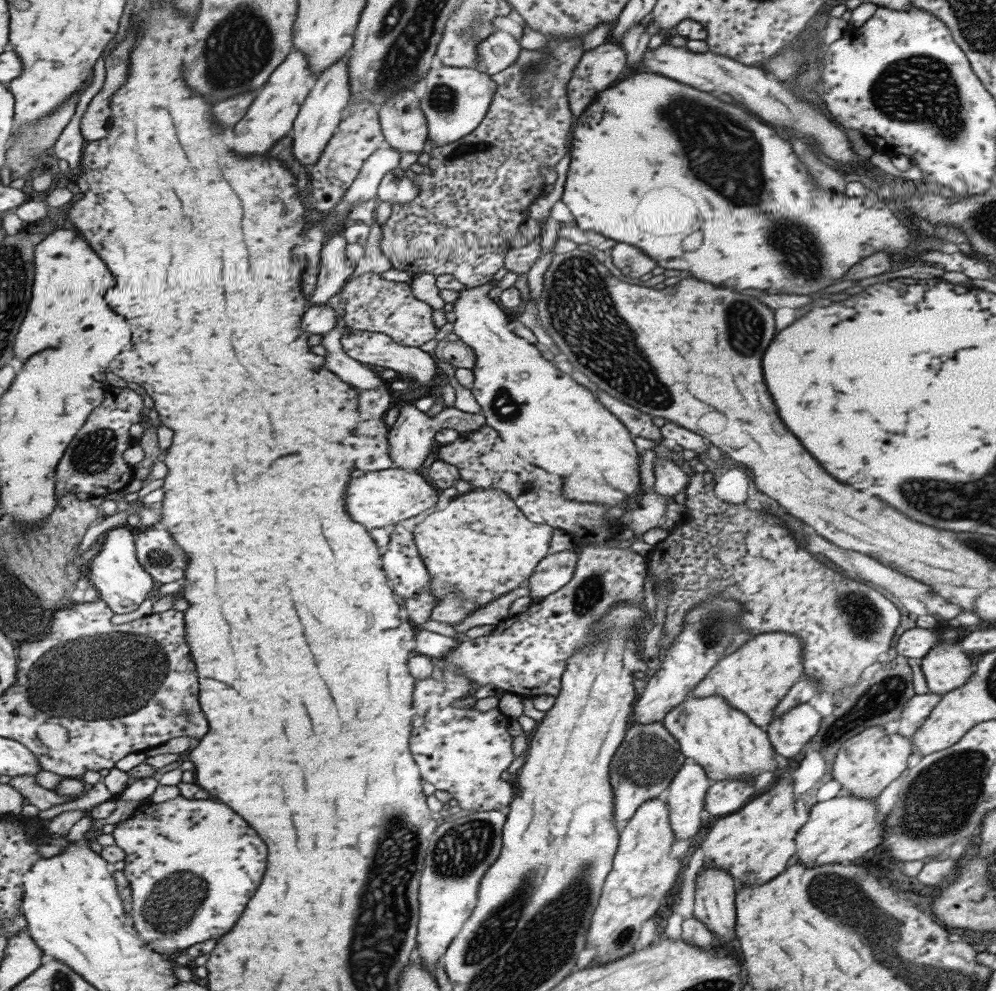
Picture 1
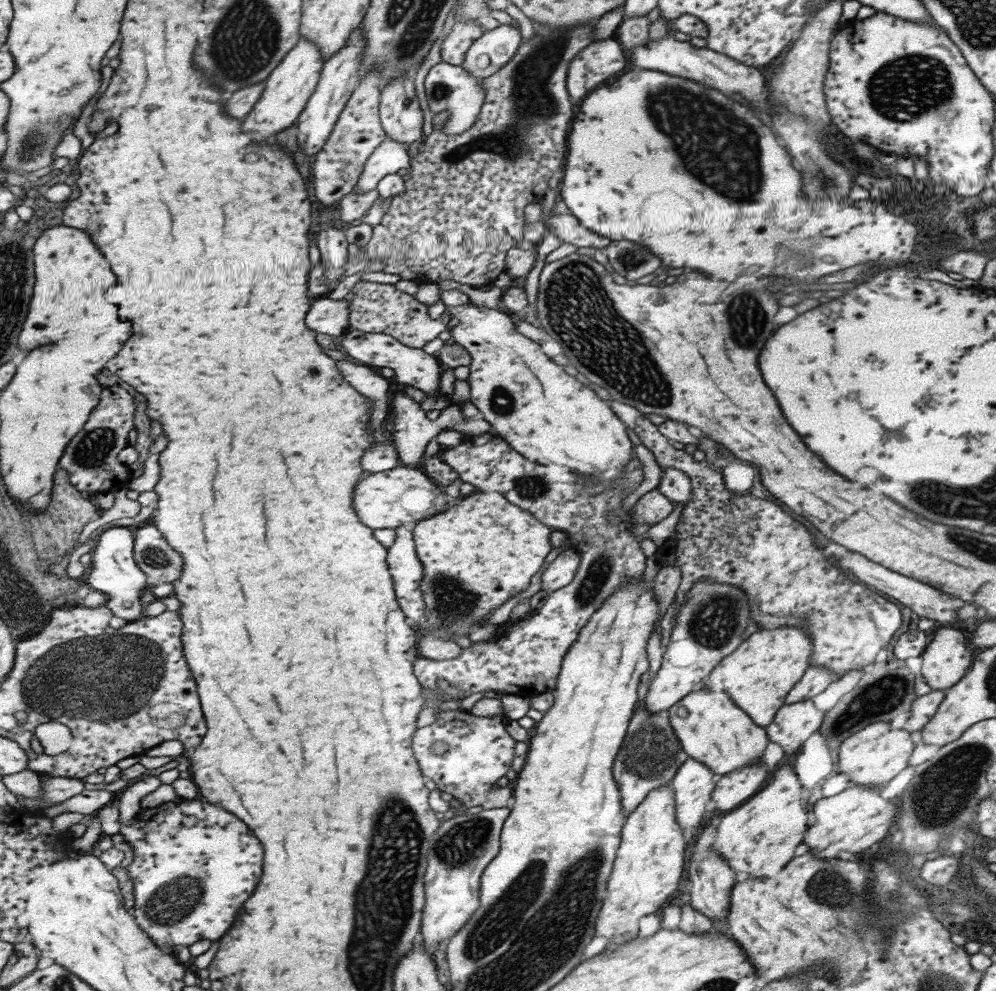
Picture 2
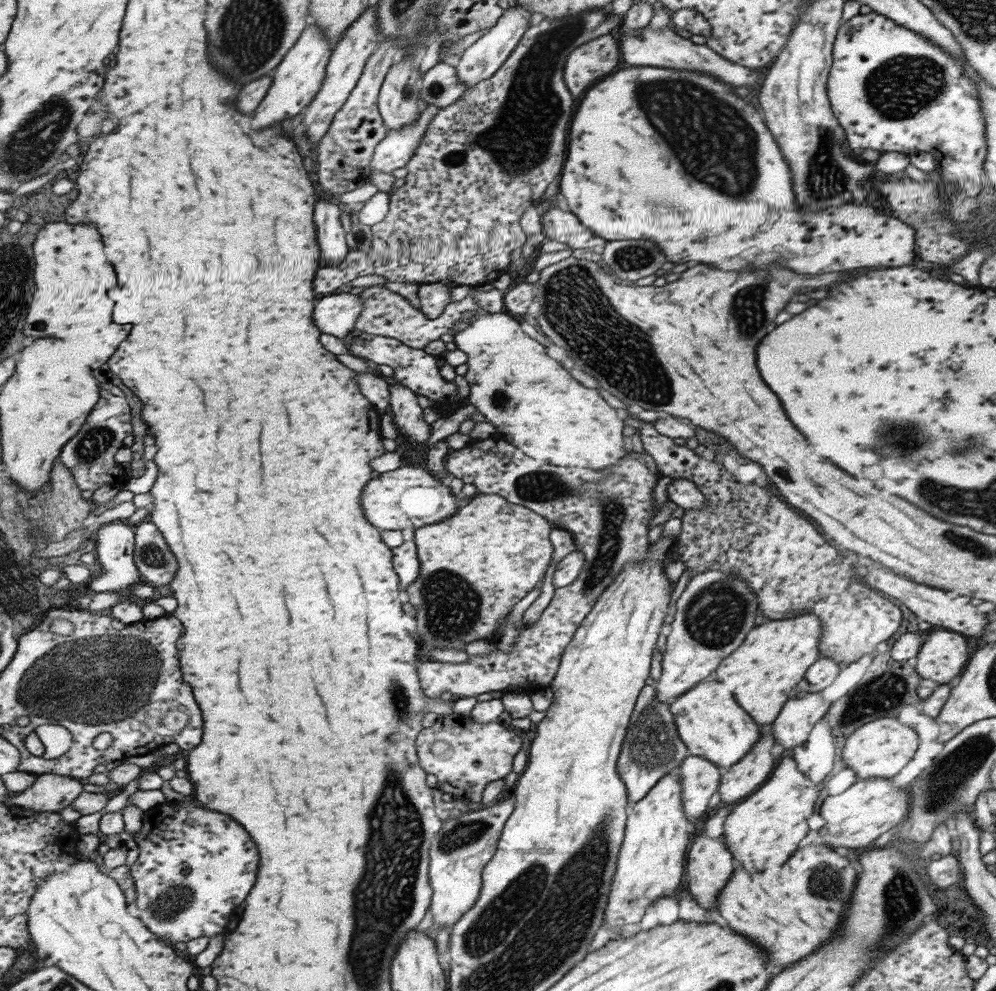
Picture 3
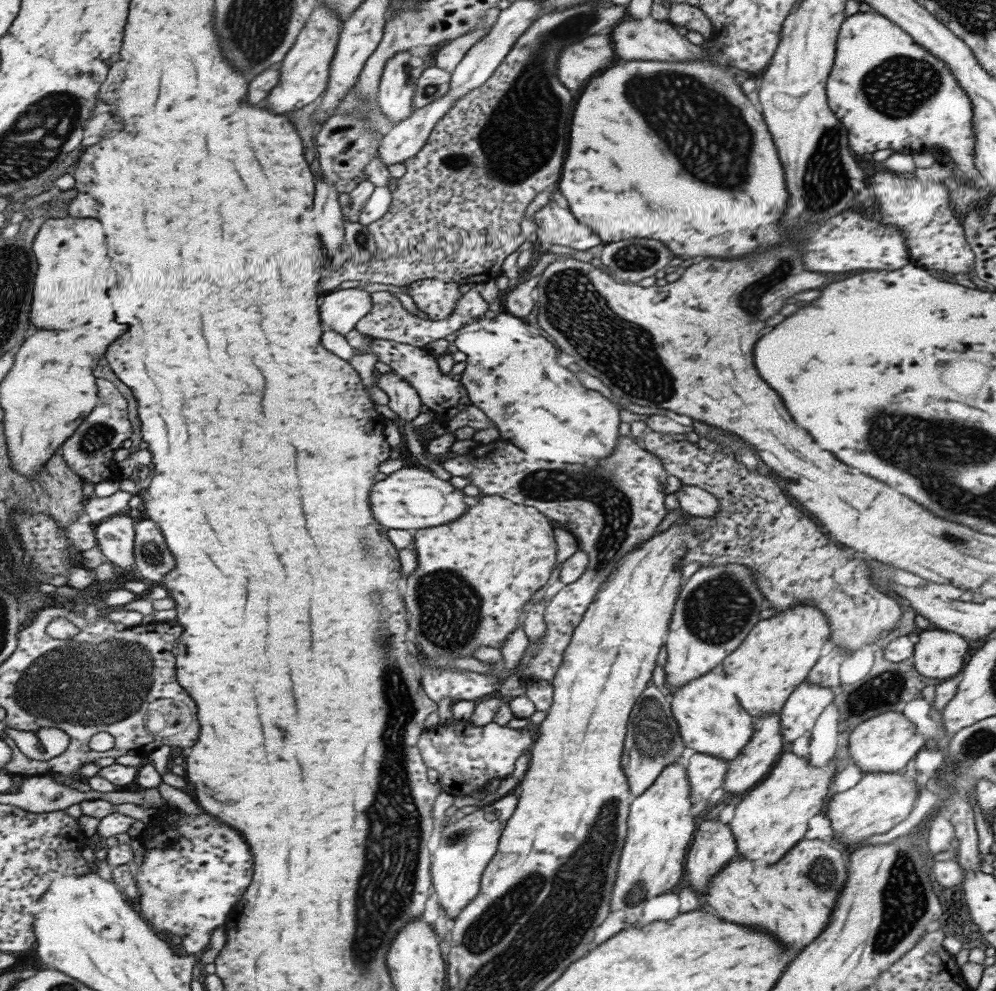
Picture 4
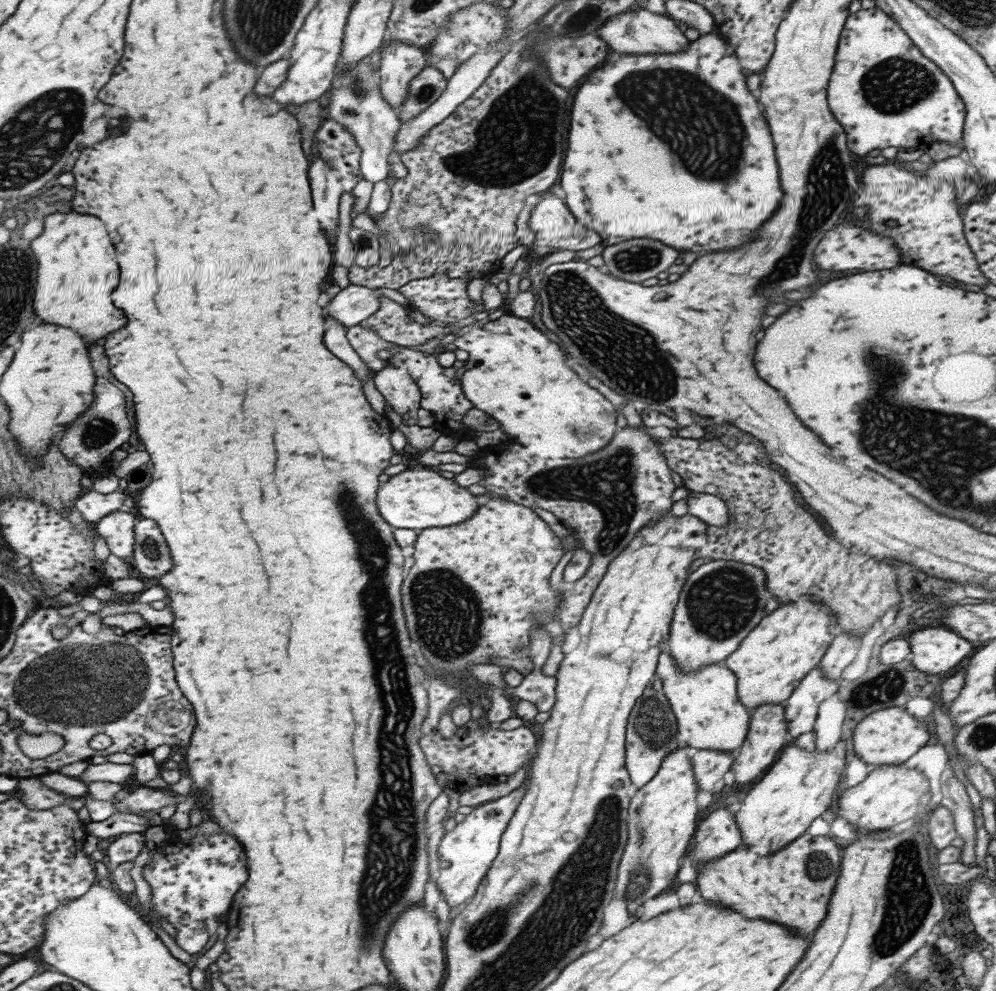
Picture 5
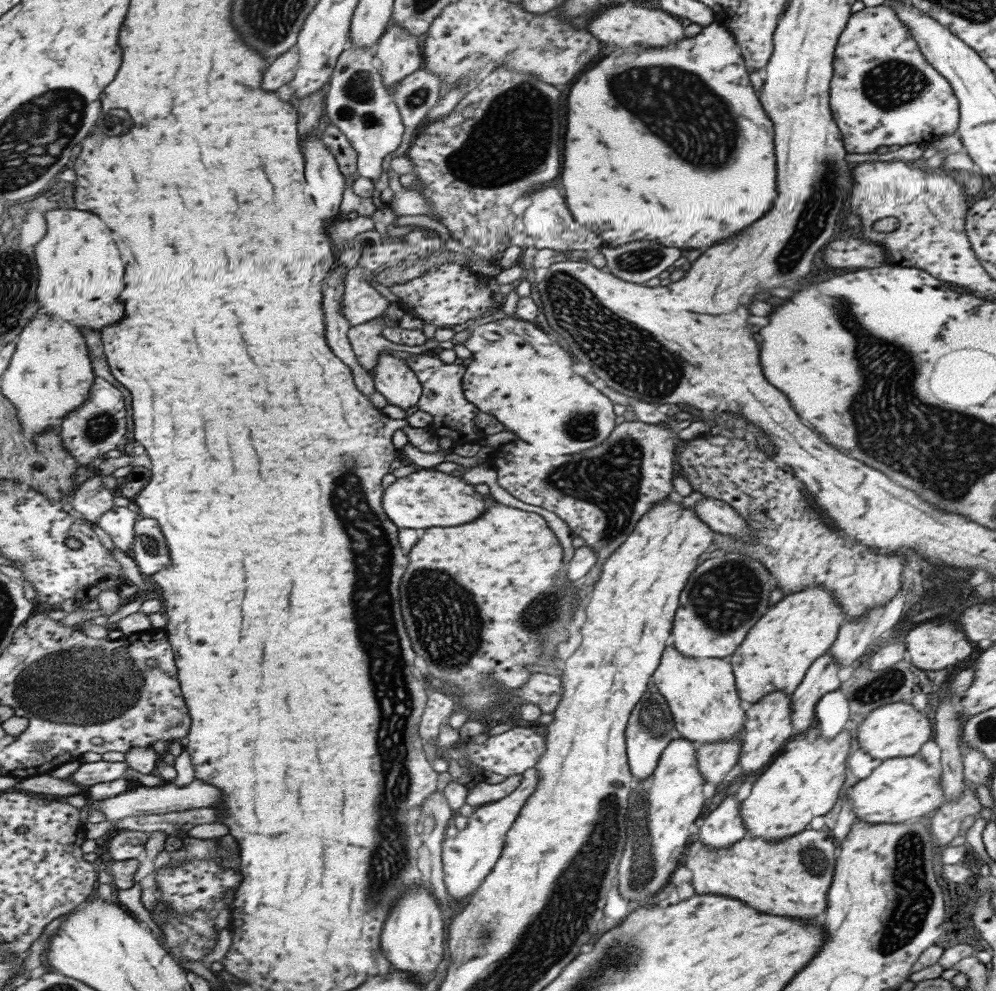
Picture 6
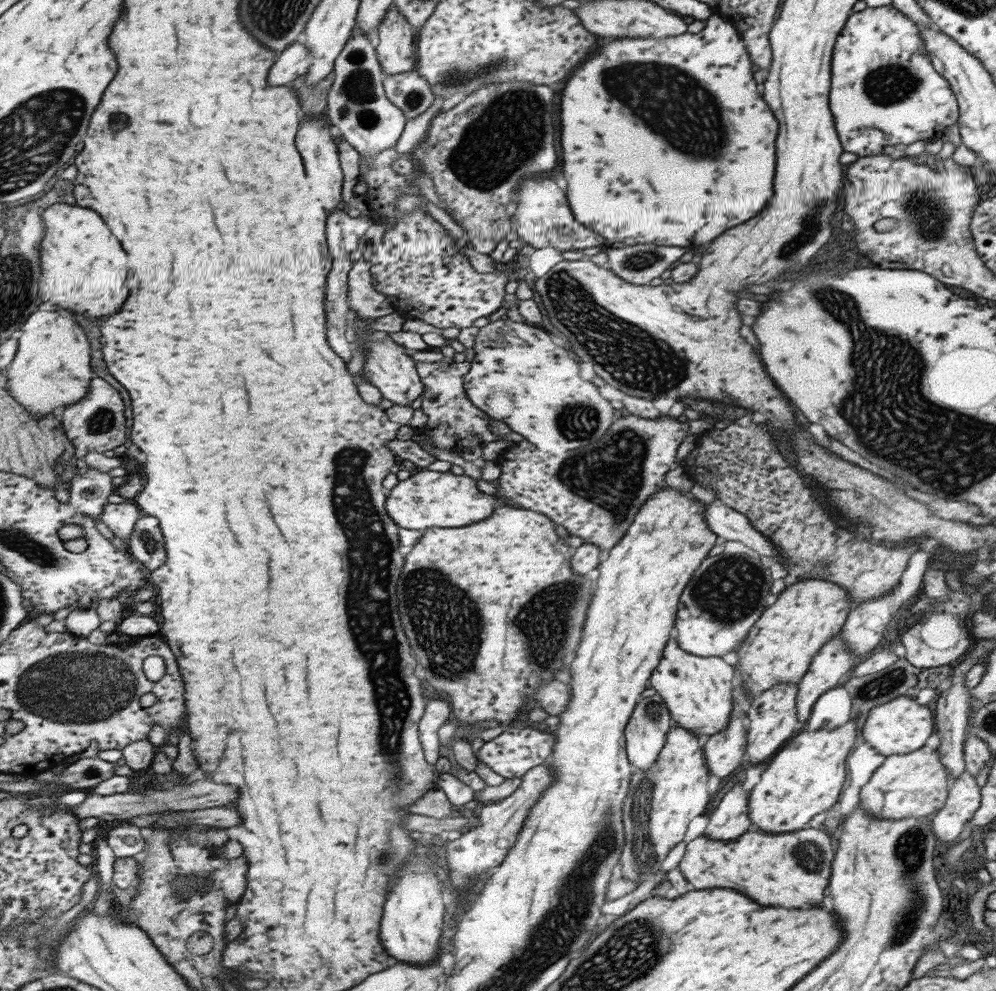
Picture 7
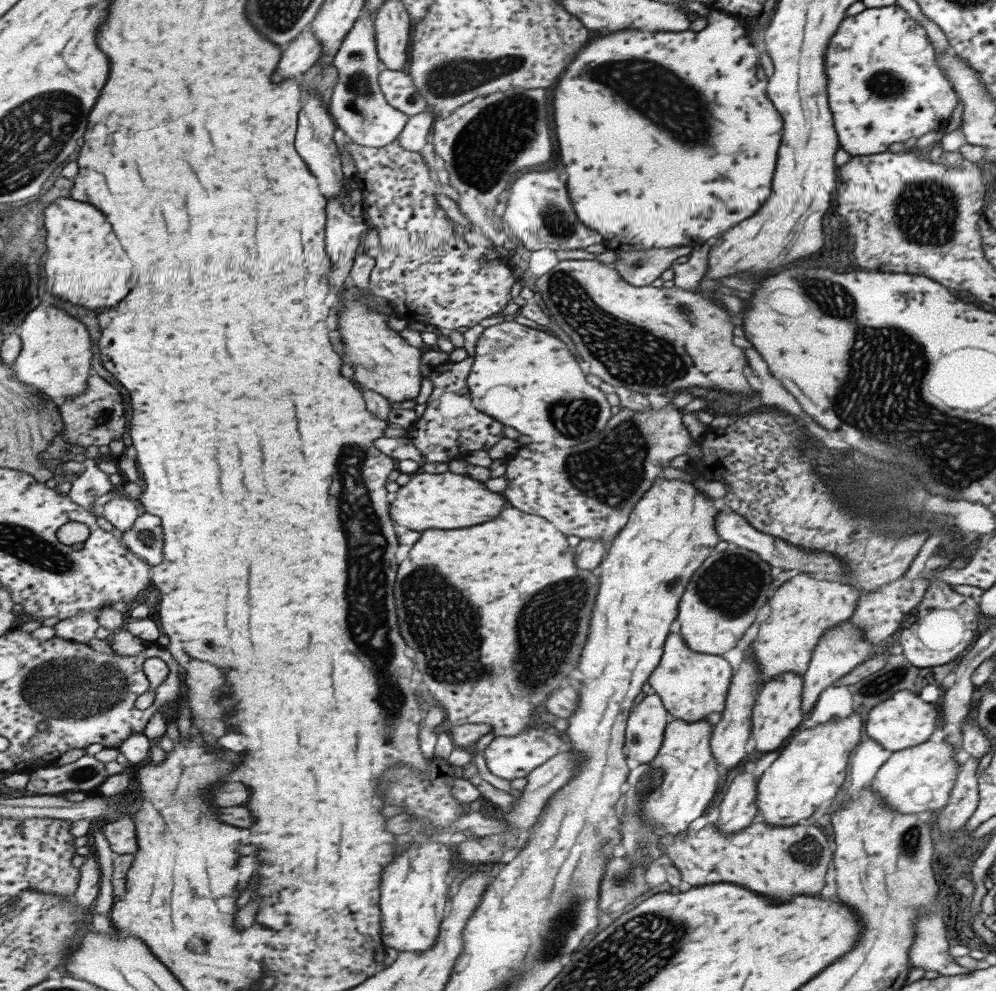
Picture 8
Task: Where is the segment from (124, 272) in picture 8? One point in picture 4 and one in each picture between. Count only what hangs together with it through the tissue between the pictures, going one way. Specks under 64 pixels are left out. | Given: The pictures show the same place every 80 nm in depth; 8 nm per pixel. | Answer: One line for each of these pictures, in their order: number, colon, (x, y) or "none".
4: (72, 291)
5: (79, 272)
6: (81, 272)
7: (85, 267)

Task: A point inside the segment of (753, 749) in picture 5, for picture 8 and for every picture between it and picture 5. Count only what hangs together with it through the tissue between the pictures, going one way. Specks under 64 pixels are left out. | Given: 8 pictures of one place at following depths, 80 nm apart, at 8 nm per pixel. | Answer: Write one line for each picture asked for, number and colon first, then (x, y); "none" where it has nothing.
6: (768, 724)
7: (771, 720)
8: (776, 712)

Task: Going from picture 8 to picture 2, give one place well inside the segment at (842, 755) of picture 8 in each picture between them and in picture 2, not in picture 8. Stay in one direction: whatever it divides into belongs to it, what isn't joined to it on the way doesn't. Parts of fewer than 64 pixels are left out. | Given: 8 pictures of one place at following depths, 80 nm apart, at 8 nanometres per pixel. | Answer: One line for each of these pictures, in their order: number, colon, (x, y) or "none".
2: (760, 835)
3: (760, 833)
4: (773, 816)
5: (798, 786)
6: (803, 780)
7: (804, 777)

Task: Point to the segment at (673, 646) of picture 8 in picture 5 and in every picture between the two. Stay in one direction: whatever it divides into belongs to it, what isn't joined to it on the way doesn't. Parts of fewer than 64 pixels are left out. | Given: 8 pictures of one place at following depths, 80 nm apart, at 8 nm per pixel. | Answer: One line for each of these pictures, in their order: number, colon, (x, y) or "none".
5: (709, 716)
6: (700, 693)
7: (697, 691)

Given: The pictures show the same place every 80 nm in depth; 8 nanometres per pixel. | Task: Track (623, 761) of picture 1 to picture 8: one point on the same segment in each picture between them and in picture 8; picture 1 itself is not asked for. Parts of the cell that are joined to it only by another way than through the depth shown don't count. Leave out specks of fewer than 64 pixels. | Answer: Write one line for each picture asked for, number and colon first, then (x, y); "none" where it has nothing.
2: (650, 753)
3: (651, 748)
4: (652, 741)
5: (651, 733)
6: (650, 727)
7: (648, 723)
8: (646, 721)

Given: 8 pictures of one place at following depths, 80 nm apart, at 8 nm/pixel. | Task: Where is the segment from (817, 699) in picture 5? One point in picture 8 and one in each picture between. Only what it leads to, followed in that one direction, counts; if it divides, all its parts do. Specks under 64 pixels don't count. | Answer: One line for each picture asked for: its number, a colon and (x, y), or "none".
6: (820, 678)
7: (827, 665)
8: (839, 649)

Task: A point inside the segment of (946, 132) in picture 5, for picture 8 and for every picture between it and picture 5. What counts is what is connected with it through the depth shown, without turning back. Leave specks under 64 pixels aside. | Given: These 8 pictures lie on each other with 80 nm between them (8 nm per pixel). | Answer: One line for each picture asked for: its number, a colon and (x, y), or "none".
6: (877, 66)
7: (883, 90)
8: (883, 85)

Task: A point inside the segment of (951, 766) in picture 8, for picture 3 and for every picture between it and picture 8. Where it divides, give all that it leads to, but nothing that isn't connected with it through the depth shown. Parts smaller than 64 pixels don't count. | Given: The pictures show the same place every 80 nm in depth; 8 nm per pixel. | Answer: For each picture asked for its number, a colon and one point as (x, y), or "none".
3: (867, 808)
4: (878, 801)
5: (889, 794)
6: (900, 789)
7: (915, 784)

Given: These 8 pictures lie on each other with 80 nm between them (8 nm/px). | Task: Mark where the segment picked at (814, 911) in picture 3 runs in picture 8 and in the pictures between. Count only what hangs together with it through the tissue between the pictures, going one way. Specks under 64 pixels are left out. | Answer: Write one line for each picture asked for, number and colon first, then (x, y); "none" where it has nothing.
4: (790, 898)
5: (791, 886)
6: (790, 876)
7: (784, 869)
8: (782, 862)

